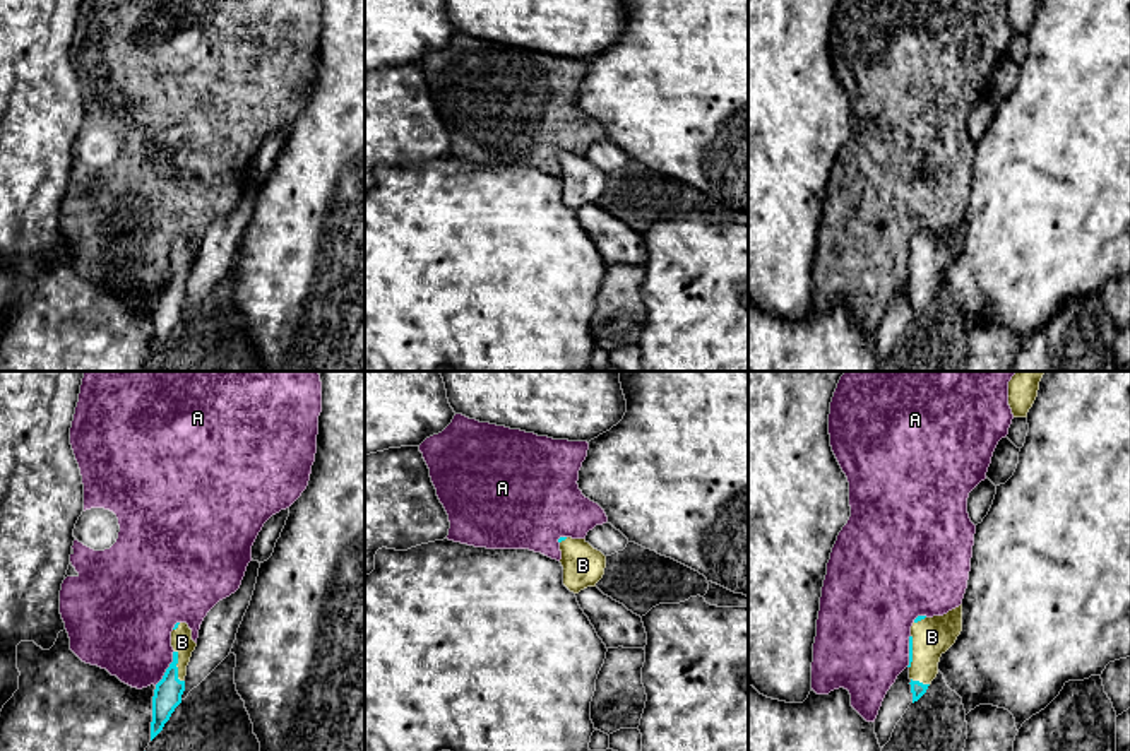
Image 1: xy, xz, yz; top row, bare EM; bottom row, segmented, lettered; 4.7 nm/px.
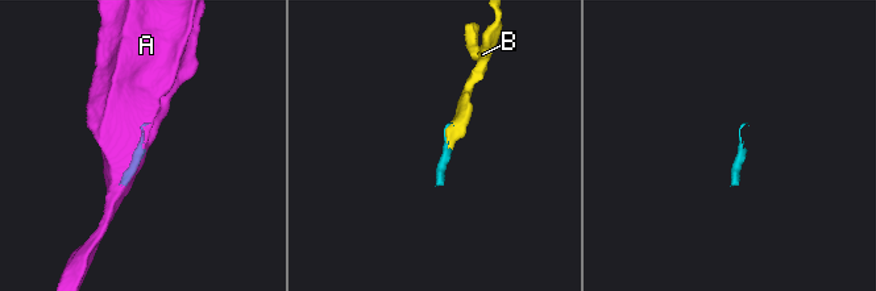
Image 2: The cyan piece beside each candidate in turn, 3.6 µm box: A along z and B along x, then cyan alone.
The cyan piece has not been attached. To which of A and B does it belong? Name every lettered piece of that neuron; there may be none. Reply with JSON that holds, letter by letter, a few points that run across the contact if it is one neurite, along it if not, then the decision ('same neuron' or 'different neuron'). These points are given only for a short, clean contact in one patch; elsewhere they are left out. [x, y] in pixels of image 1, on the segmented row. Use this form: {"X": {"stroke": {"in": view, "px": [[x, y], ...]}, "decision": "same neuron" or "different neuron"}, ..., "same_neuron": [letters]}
{"A": {"decision": "different neuron"}, "B": {"stroke": {"in": "xy", "px": [[168, 691], [177, 668], [182, 642]]}, "decision": "same neuron"}, "same_neuron": ["B"]}

